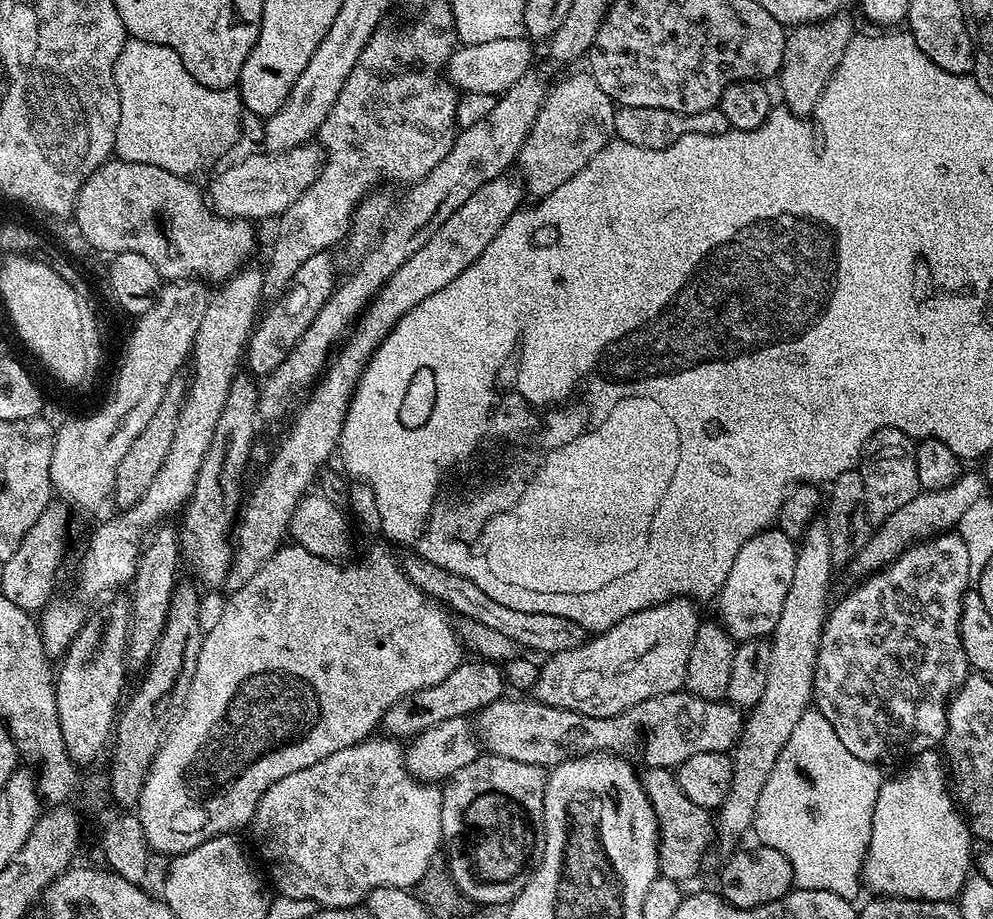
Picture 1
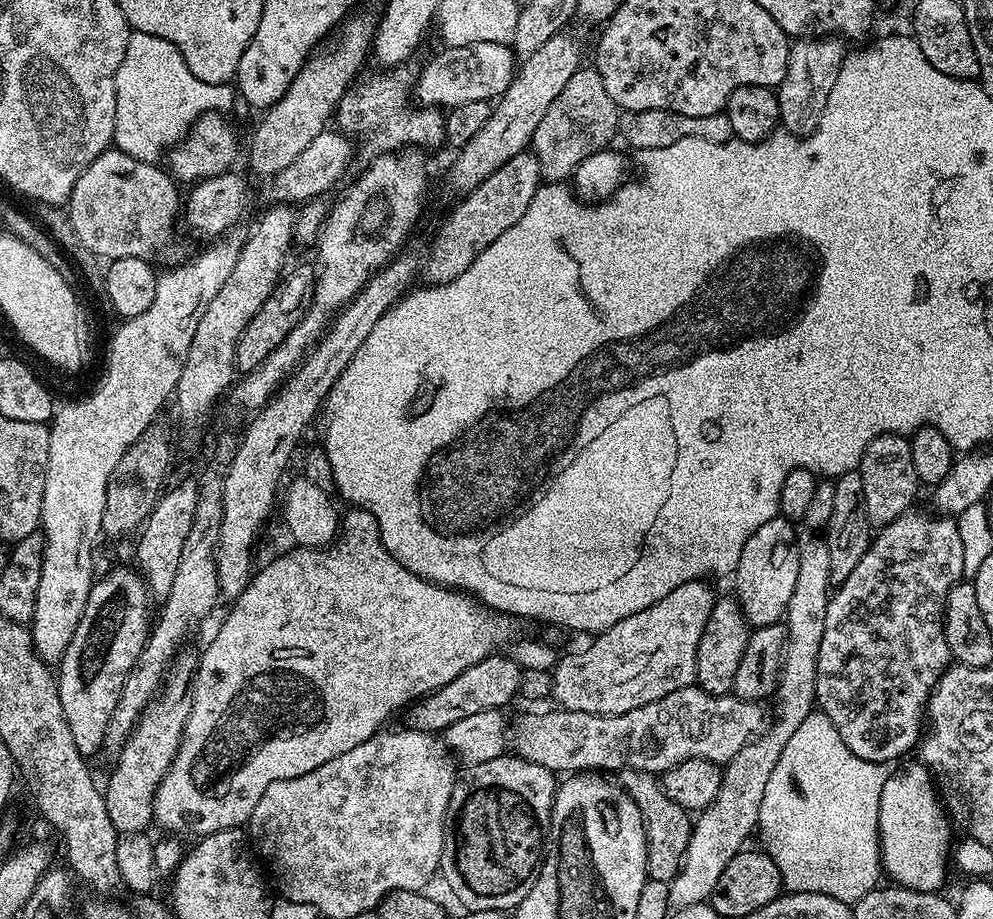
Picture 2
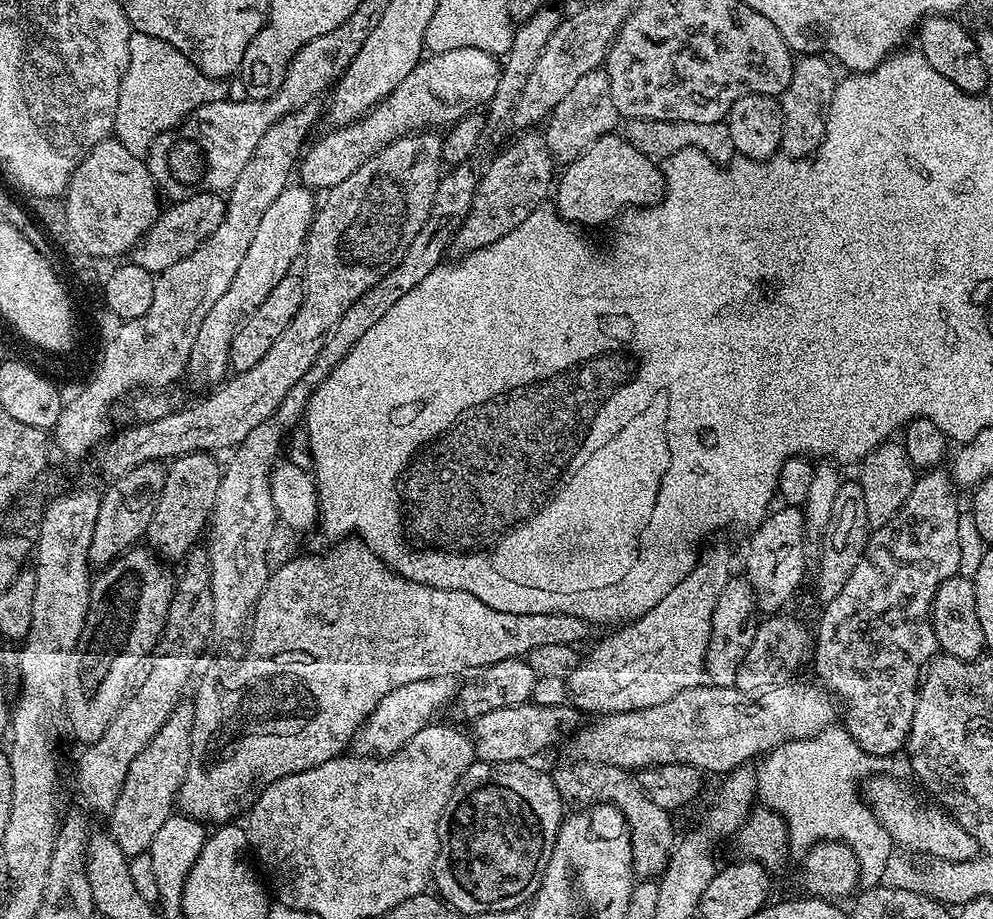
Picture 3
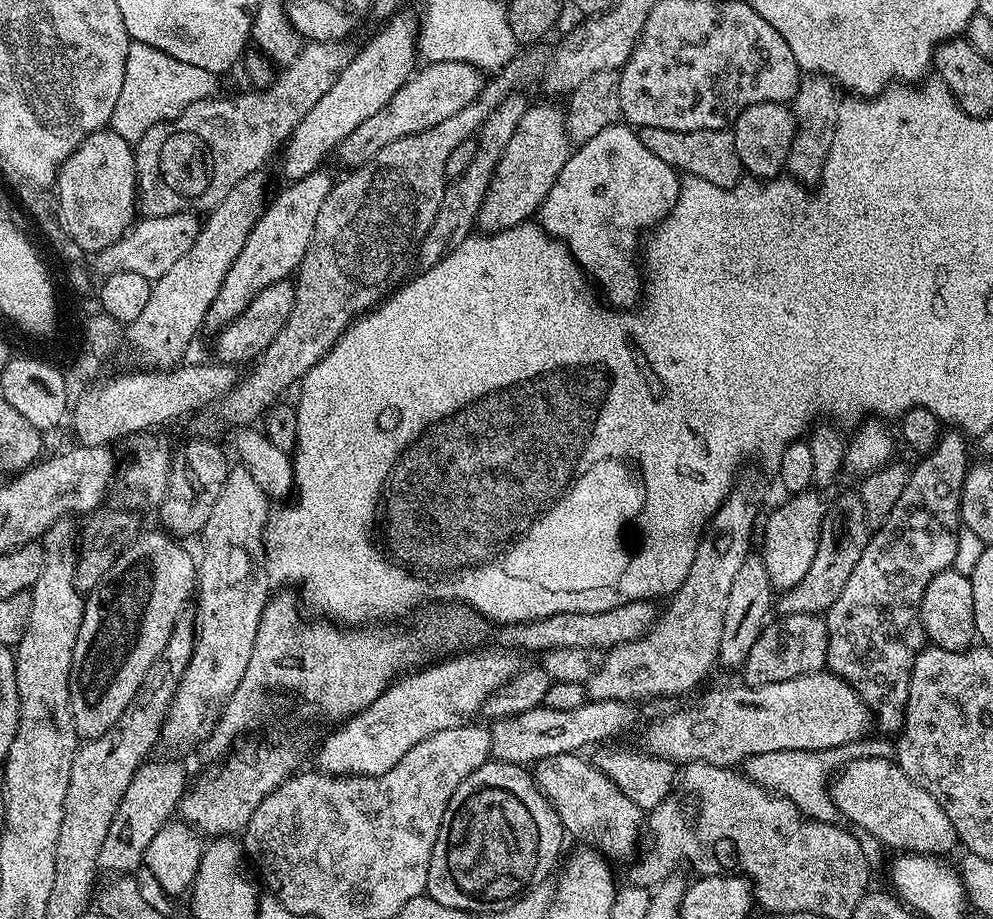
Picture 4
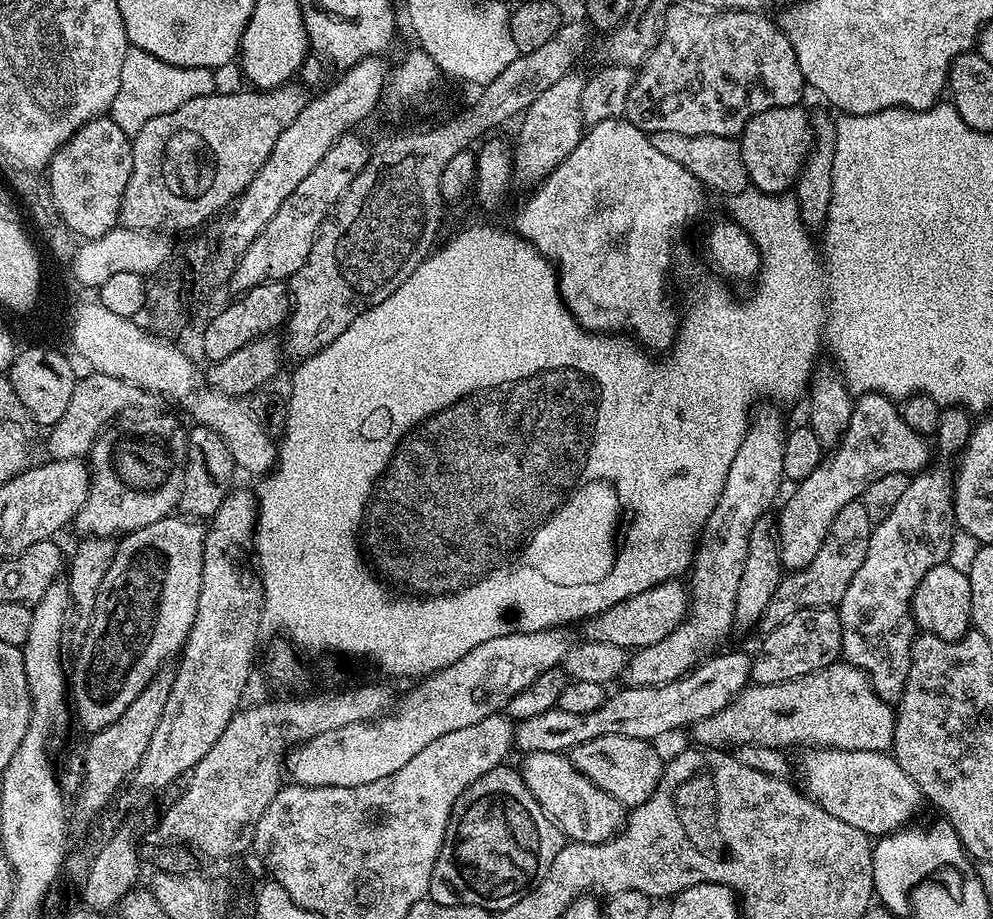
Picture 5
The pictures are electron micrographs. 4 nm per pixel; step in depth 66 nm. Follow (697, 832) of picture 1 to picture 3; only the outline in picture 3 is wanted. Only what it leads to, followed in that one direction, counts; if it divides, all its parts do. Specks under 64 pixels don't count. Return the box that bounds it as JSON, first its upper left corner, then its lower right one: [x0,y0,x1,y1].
[551,760,678,878]

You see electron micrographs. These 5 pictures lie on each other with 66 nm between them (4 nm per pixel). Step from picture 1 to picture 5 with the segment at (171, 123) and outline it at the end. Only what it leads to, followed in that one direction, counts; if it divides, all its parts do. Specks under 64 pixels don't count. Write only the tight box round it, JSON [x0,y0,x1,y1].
[110,47,215,134]

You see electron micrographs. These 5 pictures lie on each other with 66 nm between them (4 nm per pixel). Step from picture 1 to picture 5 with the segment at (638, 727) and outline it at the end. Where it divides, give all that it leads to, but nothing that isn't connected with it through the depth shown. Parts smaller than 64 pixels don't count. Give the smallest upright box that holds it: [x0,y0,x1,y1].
[690,662,895,752]

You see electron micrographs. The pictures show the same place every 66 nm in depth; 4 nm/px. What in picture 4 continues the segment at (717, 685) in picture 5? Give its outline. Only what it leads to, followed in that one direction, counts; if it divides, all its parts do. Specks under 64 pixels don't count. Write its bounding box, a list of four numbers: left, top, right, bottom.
[491,700,640,765]

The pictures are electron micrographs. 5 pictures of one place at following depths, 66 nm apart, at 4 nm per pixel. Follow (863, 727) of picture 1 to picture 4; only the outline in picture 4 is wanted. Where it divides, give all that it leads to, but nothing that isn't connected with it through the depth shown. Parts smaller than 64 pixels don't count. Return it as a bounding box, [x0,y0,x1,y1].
[826,430,970,734]

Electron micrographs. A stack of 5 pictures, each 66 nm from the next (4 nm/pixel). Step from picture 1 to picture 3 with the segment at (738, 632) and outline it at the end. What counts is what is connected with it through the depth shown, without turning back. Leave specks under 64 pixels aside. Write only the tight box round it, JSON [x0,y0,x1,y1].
[744,506,804,614]

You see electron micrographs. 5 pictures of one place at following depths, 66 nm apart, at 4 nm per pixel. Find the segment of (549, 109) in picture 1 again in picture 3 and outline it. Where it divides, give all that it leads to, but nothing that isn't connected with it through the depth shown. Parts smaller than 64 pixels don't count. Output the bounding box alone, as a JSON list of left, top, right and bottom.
[542,70,621,166]

